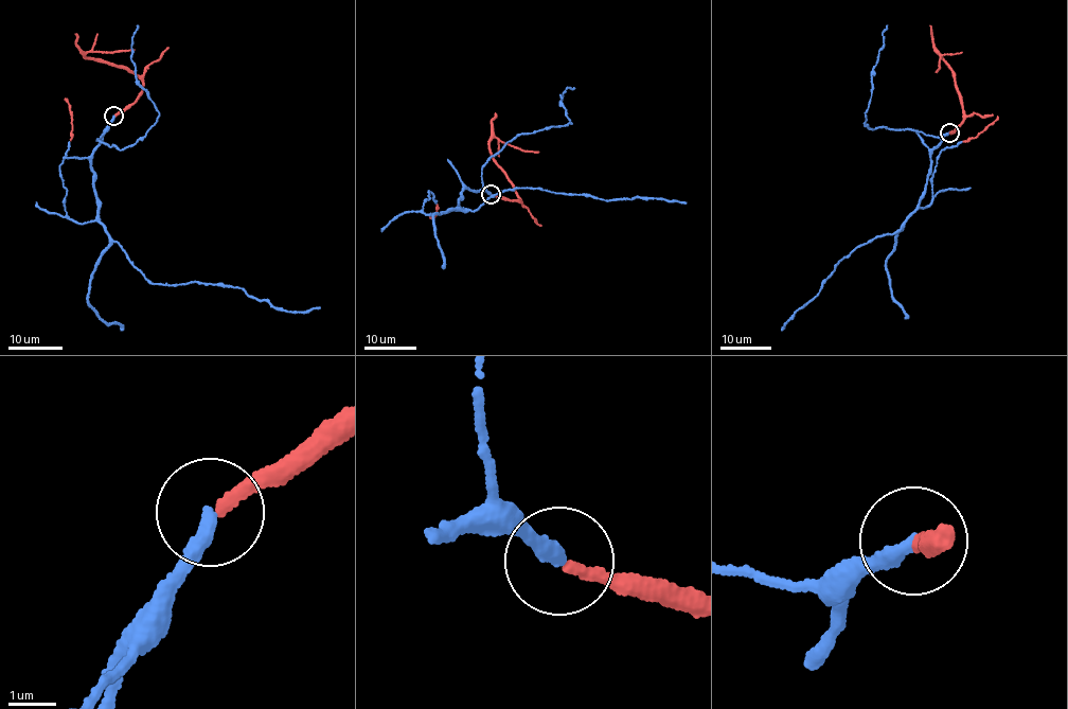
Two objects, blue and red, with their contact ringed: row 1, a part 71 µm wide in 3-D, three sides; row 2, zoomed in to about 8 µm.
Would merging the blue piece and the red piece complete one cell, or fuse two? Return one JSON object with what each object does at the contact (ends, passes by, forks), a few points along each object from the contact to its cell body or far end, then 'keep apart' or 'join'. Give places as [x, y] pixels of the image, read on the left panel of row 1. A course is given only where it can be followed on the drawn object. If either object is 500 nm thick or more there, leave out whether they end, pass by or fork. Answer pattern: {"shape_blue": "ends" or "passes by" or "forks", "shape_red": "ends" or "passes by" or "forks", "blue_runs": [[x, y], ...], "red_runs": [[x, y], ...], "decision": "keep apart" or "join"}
{"shape_blue": "ends", "shape_red": "ends", "blue_runs": [[113, 116], [91, 156], [91, 171], [99, 217], [134, 266], [152, 282], [245, 289], [298, 313], [320, 307]], "red_runs": [[114, 117], [135, 101], [142, 89], [142, 81], [136, 73], [85, 54], [134, 49]], "decision": "join"}

